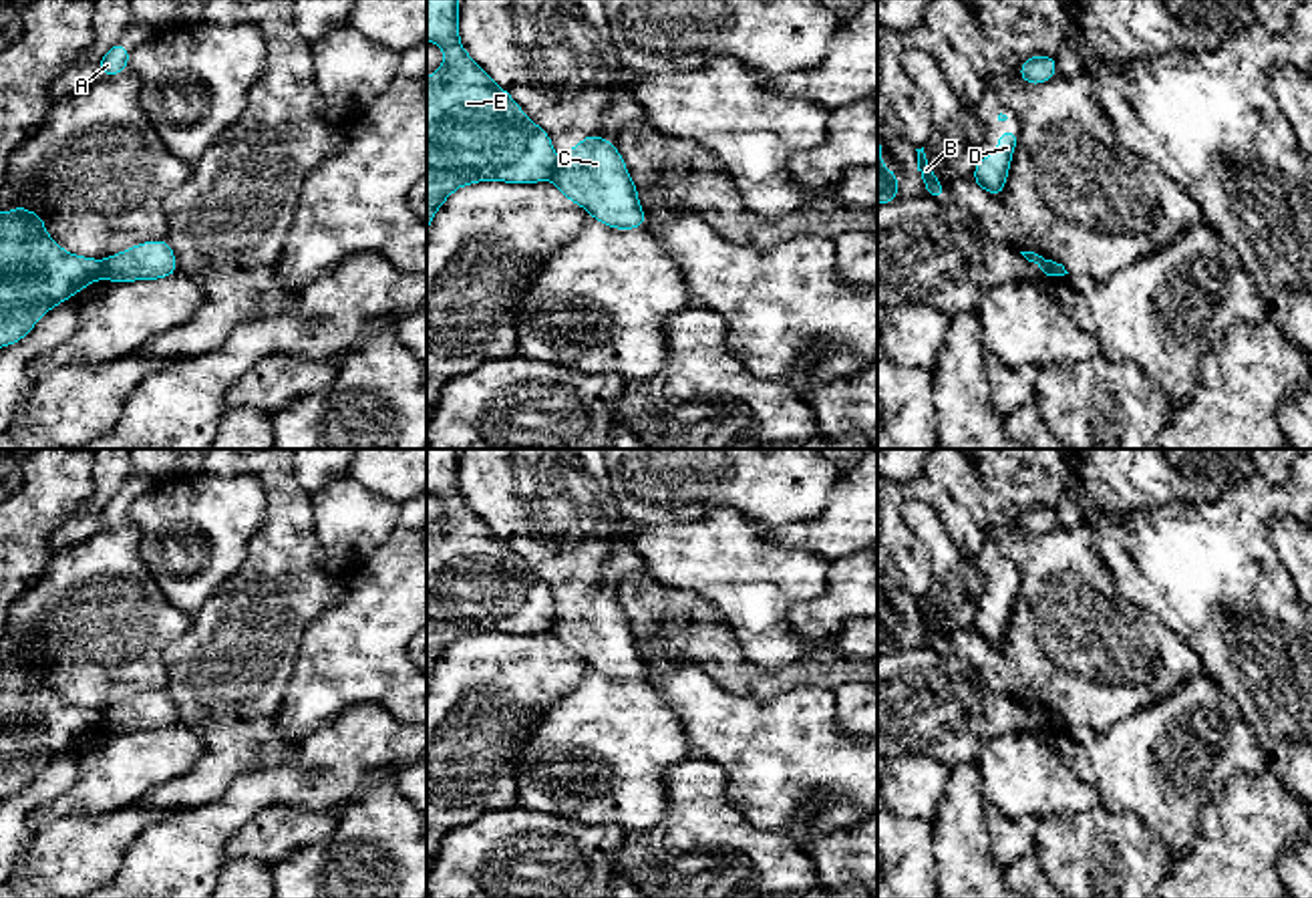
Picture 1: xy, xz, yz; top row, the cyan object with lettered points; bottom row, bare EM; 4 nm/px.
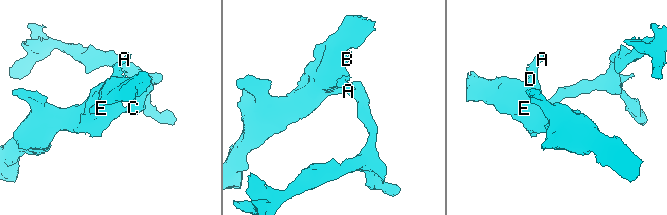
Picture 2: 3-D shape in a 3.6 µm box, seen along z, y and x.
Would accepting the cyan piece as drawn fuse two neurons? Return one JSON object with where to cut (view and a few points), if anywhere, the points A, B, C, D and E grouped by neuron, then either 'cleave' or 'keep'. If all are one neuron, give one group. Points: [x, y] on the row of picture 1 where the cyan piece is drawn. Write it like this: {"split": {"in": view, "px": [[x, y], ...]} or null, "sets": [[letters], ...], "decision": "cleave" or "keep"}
{"split": {"in": "xy", "px": [[101, 262], [103, 276]]}, "sets": [["A", "B", "D", "E"], ["C"]], "decision": "cleave"}

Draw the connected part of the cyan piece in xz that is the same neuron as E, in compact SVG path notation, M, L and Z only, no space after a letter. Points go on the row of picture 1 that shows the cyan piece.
M427 0L427 40L445 52L443 66L427 79L427 234L431 217L445 199L467 183L487 179L505 183L537 183L551 179L555 171L551 137L529 121L511 95L497 87L459 42L459 0Z

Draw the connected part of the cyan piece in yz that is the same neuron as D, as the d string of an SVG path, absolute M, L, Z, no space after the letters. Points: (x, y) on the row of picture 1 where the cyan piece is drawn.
M1002 129L994 155L978 159L974 167L972 177L976 185L986 189L994 197L1002 195L1004 191L1010 159L1018 143L1018 137L1018 133Z

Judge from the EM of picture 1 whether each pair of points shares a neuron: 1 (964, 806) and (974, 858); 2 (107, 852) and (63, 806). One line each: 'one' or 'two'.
1: one
2: two

